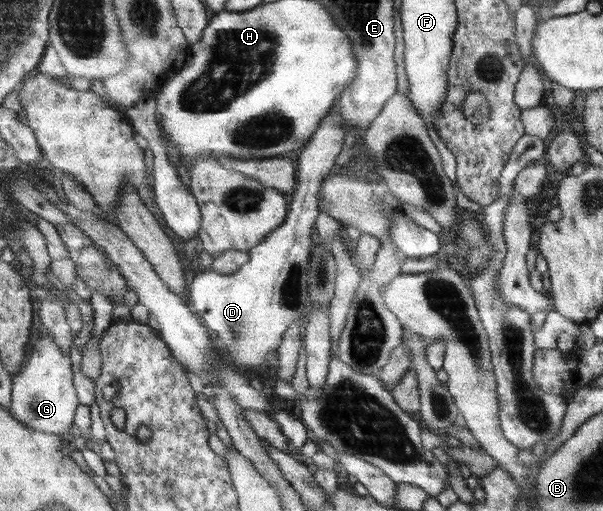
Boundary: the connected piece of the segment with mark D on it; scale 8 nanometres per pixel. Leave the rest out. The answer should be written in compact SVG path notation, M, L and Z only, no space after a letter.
M337 101L337 105L333 107L333 111L331 111L328 117L323 119L323 123L320 124L319 130L315 133L315 135L312 136L311 141L309 141L309 143L303 148L298 160L296 161L297 176L300 180L296 184L294 193L292 193L287 221L284 222L279 228L276 228L274 232L269 233L262 243L259 243L255 248L252 248L249 251L250 259L248 260L248 263L243 265L236 273L221 274L214 271L204 271L202 274L196 275L193 279L193 282L189 286L189 297L187 302L188 307L190 307L190 309L192 309L193 312L203 321L205 327L208 327L208 329L212 331L211 337L214 337L214 333L216 333L216 345L218 345L222 351L225 351L227 358L233 361L234 364L236 364L236 366L238 366L238 368L240 368L243 372L245 370L250 371L250 373L258 373L258 367L265 365L265 359L270 357L270 353L274 353L274 351L279 349L284 334L286 331L288 331L288 329L290 329L290 326L295 321L305 320L307 314L313 309L313 299L311 298L311 293L309 291L309 267L311 267L311 255L314 244L312 243L312 239L310 237L312 237L312 229L314 229L317 217L319 217L321 212L319 206L319 195L321 195L321 189L323 189L324 180L328 178L328 175L330 176L330 172L333 171L334 167L336 167L336 157L342 153L342 149L344 149L344 137L347 137L346 131L344 131L344 127L342 127L342 124L344 124L344 119L342 118L340 123L337 125L334 123L334 114L339 114L338 109L339 104Z

